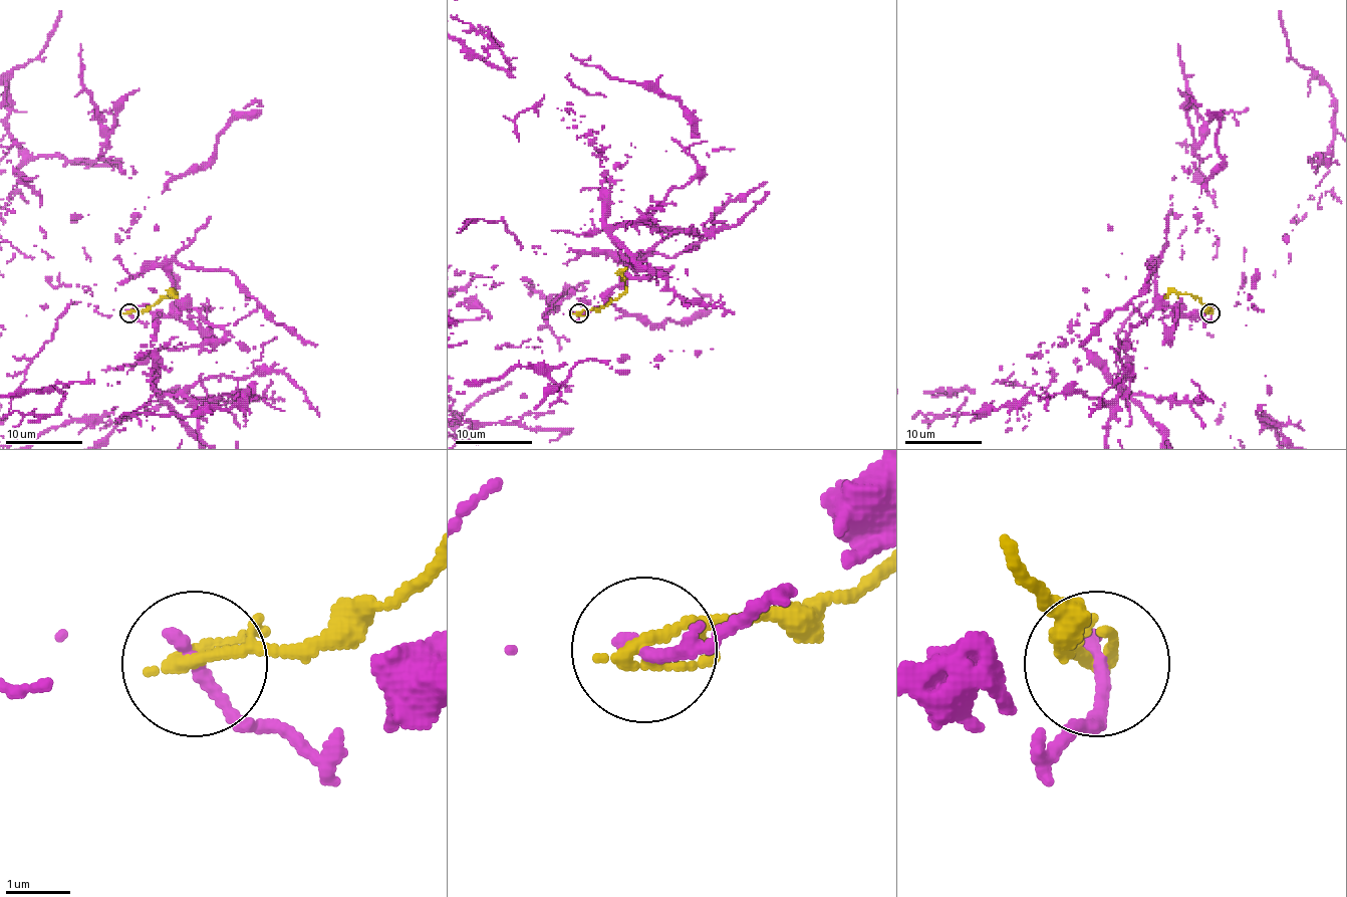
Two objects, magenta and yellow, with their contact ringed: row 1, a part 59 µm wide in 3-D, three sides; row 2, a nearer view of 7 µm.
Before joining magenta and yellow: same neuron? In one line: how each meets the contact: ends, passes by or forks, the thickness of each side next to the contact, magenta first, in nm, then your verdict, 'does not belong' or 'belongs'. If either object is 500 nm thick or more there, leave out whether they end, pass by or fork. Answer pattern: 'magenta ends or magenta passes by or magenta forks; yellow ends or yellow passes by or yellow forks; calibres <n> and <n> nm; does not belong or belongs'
magenta ends; yellow passes by; calibres 240 and 170 nm; does not belong

